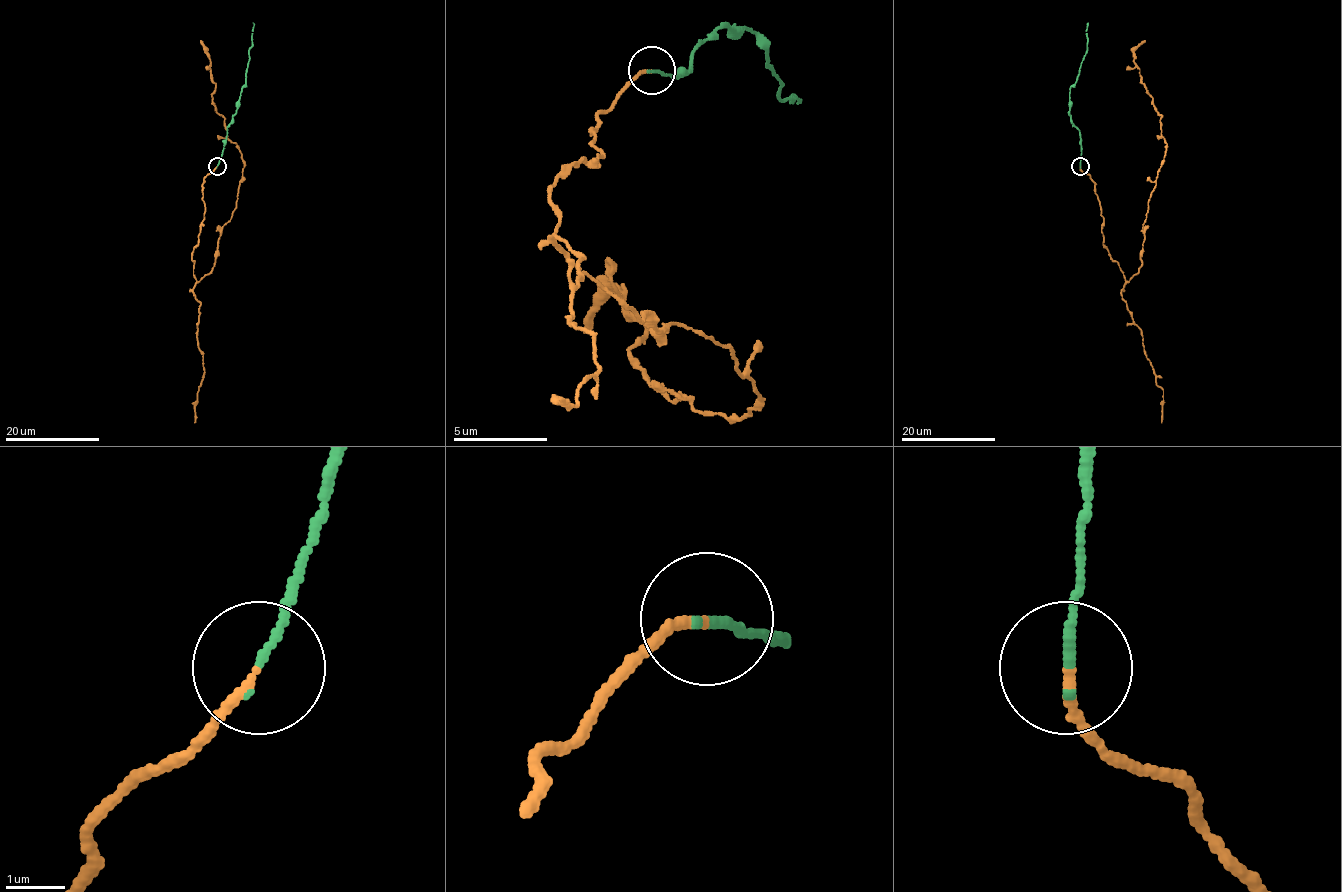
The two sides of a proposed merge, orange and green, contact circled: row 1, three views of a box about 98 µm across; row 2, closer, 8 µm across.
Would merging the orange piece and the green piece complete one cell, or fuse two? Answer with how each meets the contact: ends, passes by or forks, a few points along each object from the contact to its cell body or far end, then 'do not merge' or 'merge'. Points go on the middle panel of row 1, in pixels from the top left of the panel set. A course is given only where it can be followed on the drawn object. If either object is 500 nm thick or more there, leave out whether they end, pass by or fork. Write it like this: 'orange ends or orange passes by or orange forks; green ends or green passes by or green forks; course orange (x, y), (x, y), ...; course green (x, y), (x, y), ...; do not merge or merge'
orange ends; green ends; course orange (653, 69), (554, 182), (554, 244), (639, 320), (729, 343), (757, 400), (667, 400), (620, 286), (582, 334); course green (653, 69), (672, 78), (710, 36), (743, 26), (795, 102); merge

